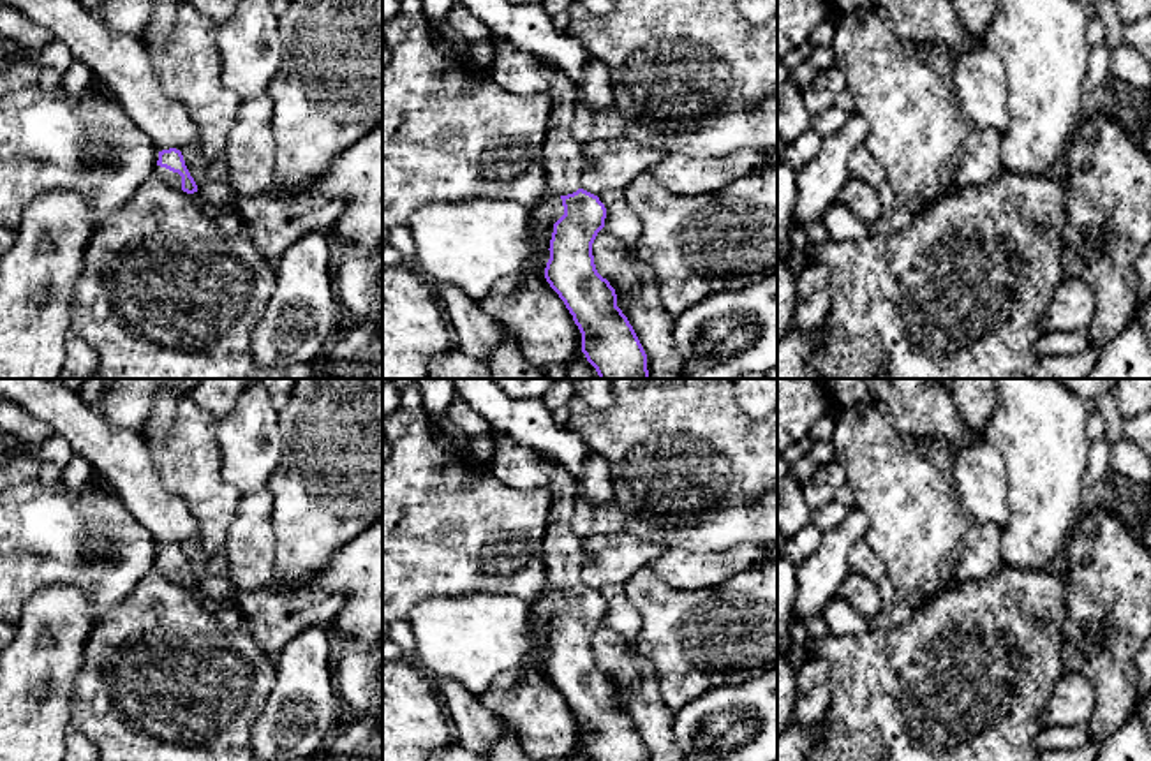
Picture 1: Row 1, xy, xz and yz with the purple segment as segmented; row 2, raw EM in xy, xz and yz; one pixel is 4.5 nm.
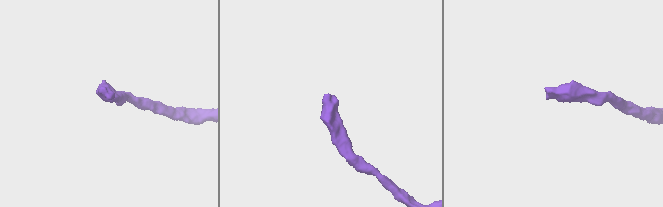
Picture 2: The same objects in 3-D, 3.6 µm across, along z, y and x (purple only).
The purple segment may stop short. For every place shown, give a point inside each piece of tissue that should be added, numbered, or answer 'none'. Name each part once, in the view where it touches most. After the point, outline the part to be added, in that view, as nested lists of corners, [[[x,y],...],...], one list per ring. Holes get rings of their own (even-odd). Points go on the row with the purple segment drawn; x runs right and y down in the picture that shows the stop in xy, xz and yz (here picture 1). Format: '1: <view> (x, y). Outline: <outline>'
1: xy (173, 178). Outline: [[[157,166],[153,176],[182,190],[182,176],[178,173]]]

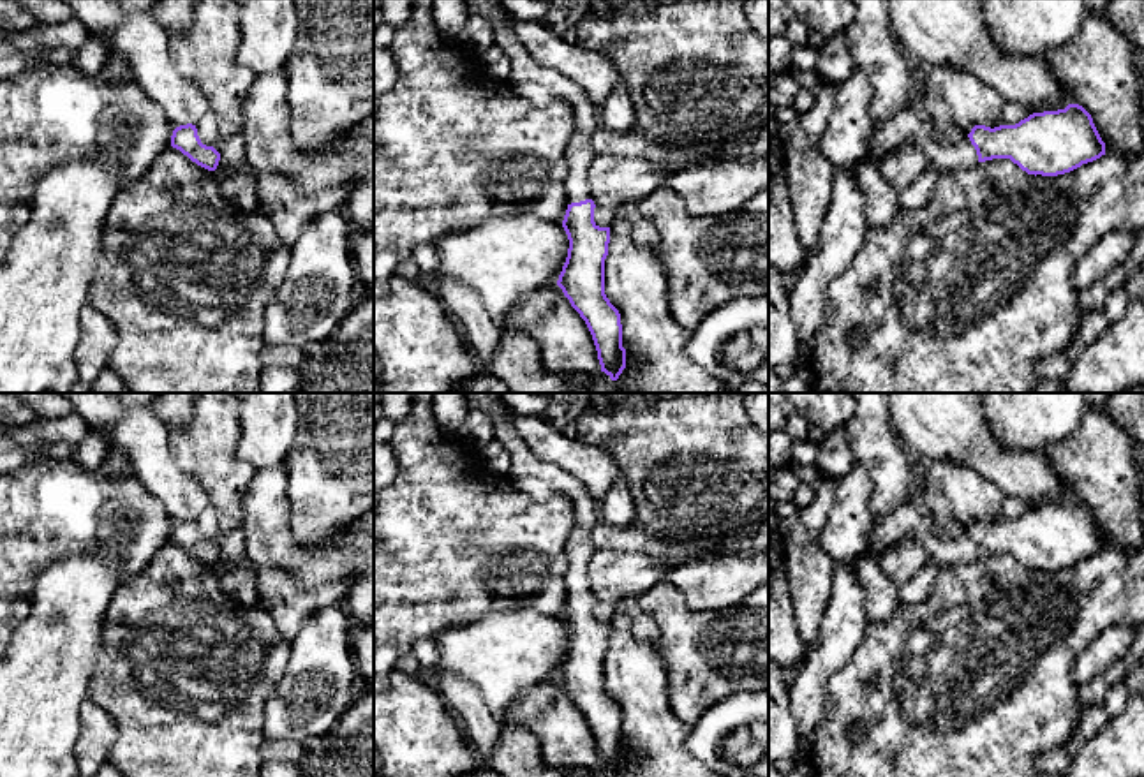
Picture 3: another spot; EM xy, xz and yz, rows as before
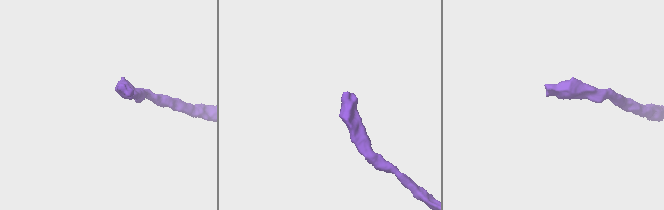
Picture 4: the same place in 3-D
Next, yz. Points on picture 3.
1: yz (910, 127). Outline: [[[903,111],[897,116],[878,123],[869,139],[865,159],[880,164],[887,155],[913,146],[925,157],[925,169],[936,167],[943,173],[966,169],[978,164],[978,155],[968,136],[948,143],[938,139],[938,130],[922,111]]]

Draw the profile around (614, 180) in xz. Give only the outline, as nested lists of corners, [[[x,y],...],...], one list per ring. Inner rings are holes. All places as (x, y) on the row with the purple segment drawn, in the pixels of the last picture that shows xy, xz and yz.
[[[596,153],[589,167],[591,199],[596,206],[613,210],[624,203],[638,203],[661,189],[672,169],[642,155]]]

